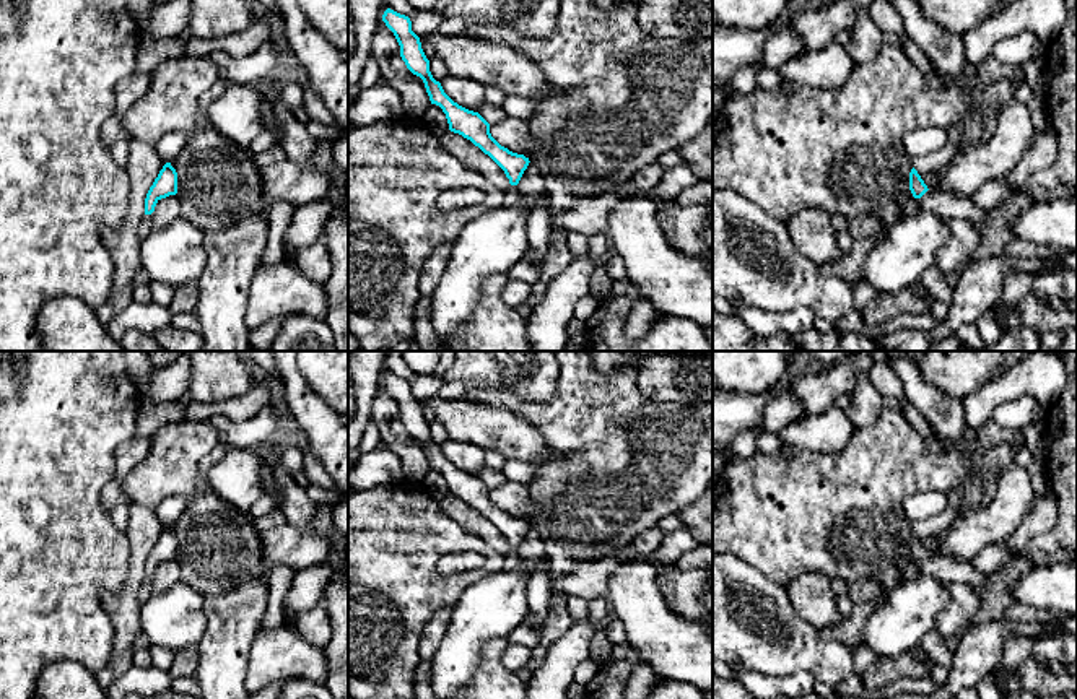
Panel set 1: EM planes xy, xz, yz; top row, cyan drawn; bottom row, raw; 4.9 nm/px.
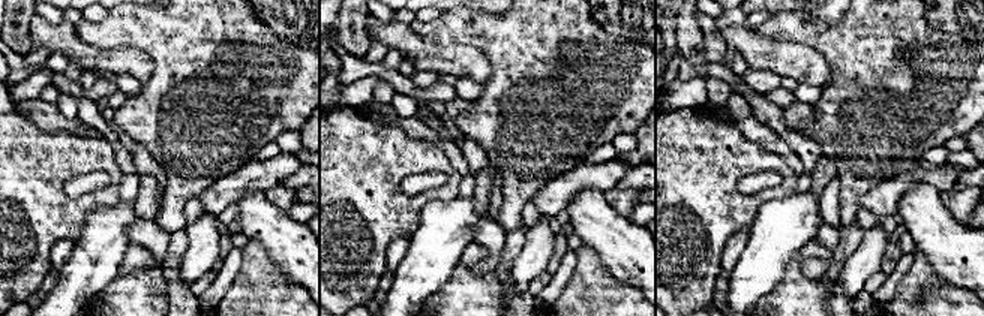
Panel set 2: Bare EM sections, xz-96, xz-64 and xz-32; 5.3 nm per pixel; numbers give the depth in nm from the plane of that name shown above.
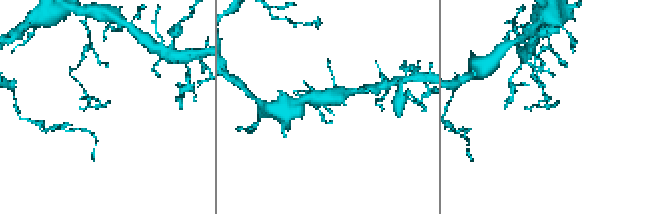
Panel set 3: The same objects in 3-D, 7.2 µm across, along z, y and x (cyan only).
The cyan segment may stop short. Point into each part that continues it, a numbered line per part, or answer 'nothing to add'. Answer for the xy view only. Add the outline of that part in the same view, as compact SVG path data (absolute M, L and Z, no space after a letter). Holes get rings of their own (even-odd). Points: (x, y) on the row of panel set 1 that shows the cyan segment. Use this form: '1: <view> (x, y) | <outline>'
nothing to add

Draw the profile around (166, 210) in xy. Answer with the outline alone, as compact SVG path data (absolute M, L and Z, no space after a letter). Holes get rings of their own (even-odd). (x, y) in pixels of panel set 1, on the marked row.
M176 195L158 200L155 211L151 213L153 229L159 229L164 224L181 216L181 203Z

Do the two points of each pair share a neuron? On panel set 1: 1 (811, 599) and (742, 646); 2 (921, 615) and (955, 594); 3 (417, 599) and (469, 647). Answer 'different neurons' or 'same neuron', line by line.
1: different neurons
2: different neurons
3: different neurons

